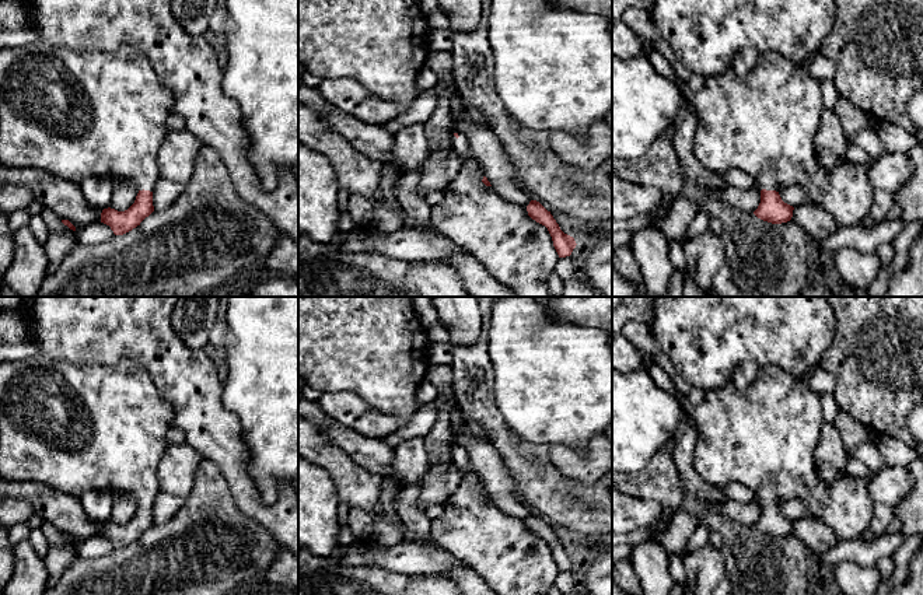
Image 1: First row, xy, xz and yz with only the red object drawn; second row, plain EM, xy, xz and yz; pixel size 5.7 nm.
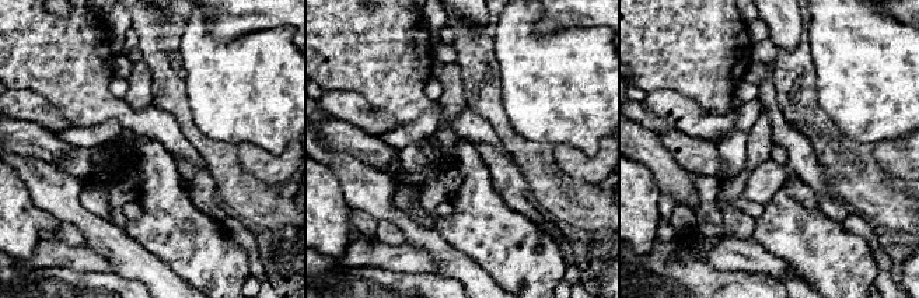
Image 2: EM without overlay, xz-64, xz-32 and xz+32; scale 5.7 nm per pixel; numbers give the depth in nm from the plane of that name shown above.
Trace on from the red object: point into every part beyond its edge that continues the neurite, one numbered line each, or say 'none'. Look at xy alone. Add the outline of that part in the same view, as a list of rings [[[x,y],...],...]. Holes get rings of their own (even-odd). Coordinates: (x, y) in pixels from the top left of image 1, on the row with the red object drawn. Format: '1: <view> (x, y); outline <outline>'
1: xy (72, 114); outline [[[43,42],[22,48],[4,46],[0,49],[0,165],[11,168],[39,168],[60,179],[81,182],[85,178],[111,178],[130,181],[137,192],[154,190],[161,179],[157,157],[168,134],[167,118],[172,109],[172,94],[161,84],[150,60],[132,46],[123,45],[113,52],[77,52],[63,46]]]

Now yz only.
1: yz (765, 123); outline [[[768,52],[744,77],[728,69],[705,78],[703,87],[692,94],[690,101],[698,112],[693,155],[706,169],[724,175],[731,168],[740,168],[752,176],[759,190],[780,192],[789,185],[801,185],[811,202],[831,213],[840,227],[857,224],[870,214],[870,167],[845,158],[828,171],[818,162],[815,134],[824,101],[819,81],[804,66]]]

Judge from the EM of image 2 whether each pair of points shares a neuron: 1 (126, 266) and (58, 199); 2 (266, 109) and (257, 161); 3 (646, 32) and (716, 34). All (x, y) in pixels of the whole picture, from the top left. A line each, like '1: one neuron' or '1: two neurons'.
1: one neuron
2: two neurons
3: one neuron

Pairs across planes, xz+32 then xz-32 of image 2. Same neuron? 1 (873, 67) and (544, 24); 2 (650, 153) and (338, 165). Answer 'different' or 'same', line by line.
1: different
2: same

